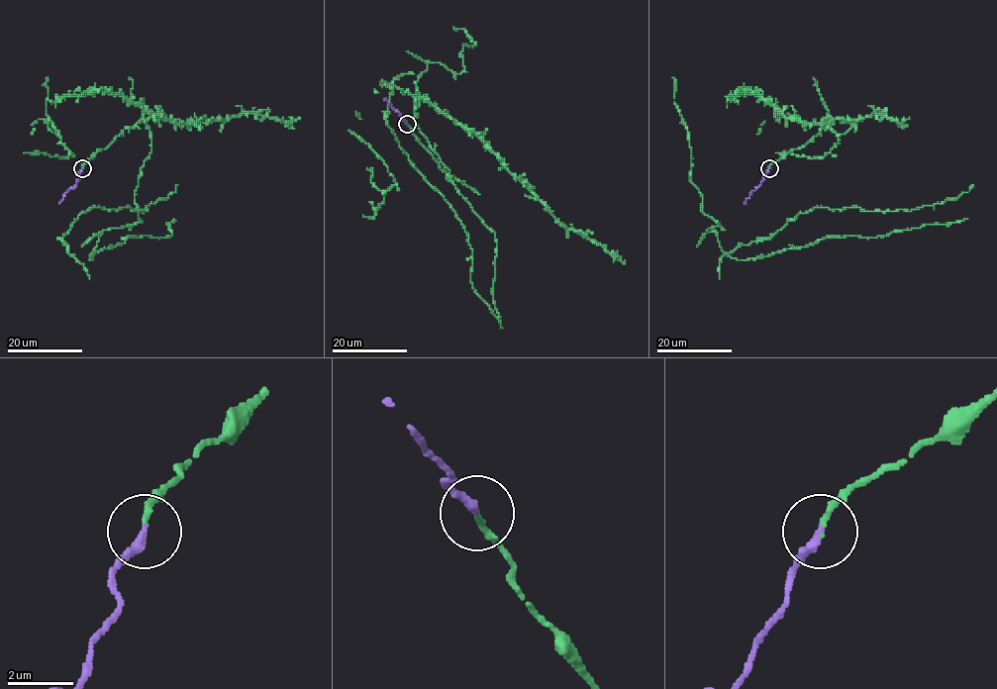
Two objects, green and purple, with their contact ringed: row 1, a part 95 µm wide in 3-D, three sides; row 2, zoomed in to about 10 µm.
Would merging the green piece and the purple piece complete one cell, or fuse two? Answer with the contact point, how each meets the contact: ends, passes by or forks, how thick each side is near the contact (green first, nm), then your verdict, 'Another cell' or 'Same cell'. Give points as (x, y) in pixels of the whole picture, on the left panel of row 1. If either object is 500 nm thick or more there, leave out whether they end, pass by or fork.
Place: (82, 168). At the ring green ends. At the ring purple ends. Thickness 120 nm (green) against 260 nm. Same cell

